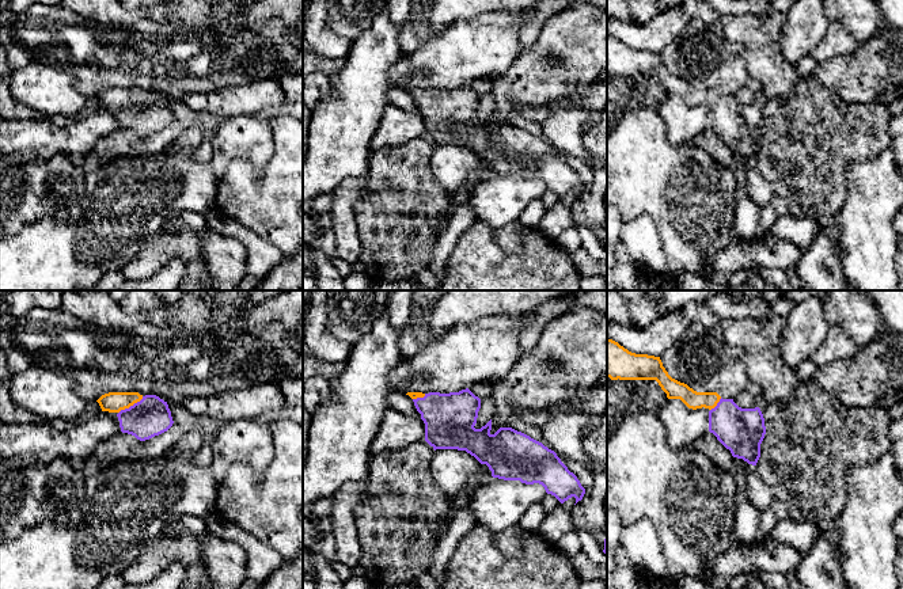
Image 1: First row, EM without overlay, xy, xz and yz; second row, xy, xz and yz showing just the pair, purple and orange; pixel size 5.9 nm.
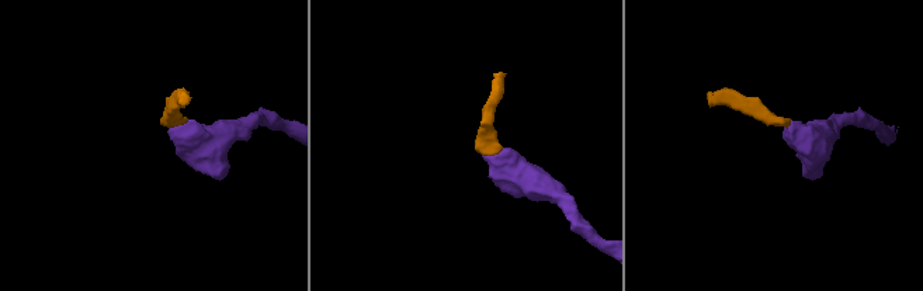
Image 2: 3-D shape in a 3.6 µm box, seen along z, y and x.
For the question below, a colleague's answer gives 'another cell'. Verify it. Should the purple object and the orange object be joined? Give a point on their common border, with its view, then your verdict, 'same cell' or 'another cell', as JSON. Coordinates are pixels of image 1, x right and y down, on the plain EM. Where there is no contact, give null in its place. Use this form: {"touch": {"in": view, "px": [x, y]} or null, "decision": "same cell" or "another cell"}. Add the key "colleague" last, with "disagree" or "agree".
{"touch": {"in": "xy", "px": [131, 102]}, "decision": "same cell", "colleague": "disagree"}

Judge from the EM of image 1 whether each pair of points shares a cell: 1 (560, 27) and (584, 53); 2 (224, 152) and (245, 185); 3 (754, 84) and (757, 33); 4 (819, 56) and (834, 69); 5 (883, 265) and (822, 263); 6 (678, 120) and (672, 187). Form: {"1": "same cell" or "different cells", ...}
{"1": "same cell", "2": "different cells", "3": "different cells", "4": "different cells", "5": "different cells", "6": "different cells"}

